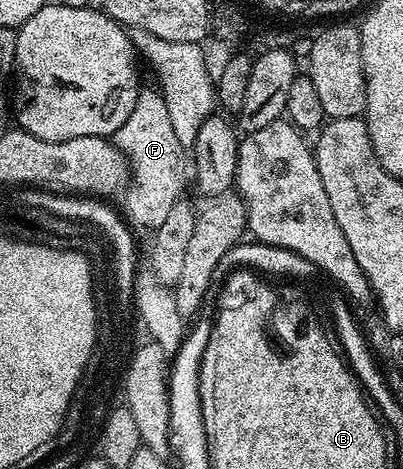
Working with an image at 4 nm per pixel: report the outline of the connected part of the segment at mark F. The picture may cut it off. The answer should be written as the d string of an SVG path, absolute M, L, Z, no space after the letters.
M142 88L135 99L135 107L131 107L131 115L127 115L123 127L119 127L111 139L129 162L130 185L123 195L124 214L135 227L137 225L146 231L155 230L180 200L183 189L181 165L184 152L175 136L162 94L156 88Z

